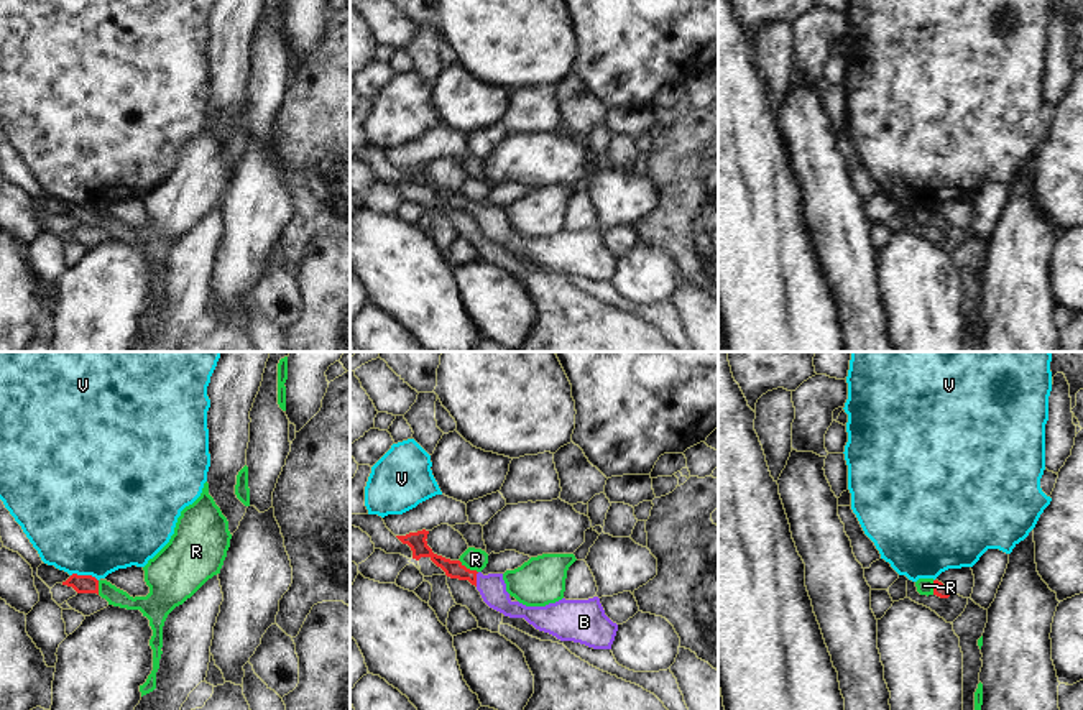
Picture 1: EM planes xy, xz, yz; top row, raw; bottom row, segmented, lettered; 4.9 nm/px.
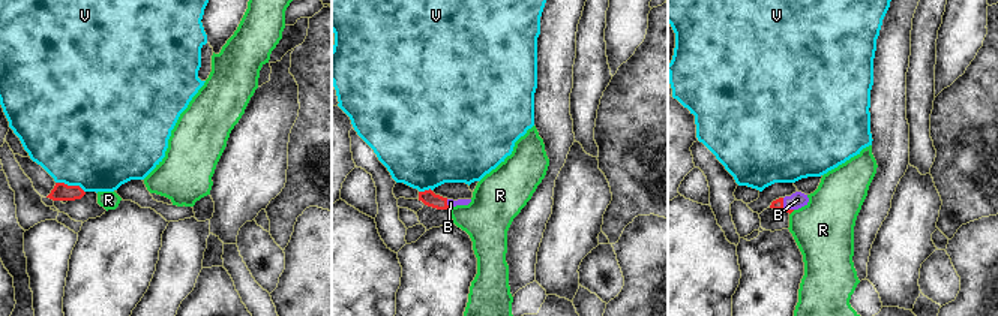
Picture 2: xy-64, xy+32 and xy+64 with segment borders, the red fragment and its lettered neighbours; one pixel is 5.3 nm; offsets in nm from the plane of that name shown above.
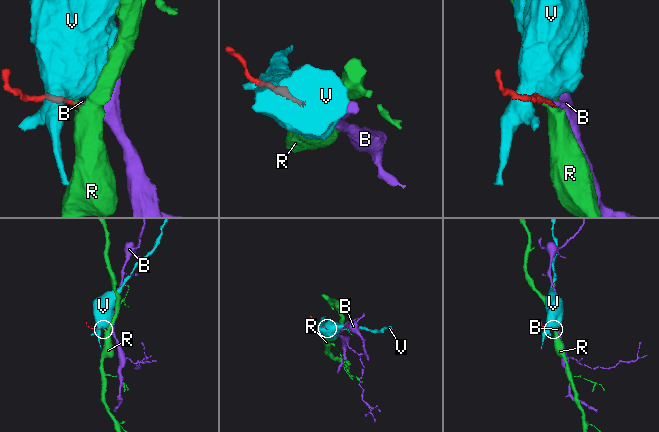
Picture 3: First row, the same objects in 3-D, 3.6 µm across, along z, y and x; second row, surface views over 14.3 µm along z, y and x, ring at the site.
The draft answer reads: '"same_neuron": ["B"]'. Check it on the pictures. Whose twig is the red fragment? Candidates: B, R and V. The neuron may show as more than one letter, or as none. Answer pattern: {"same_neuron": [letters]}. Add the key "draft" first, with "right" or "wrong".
{"draft": "right", "same_neuron": ["B"]}

